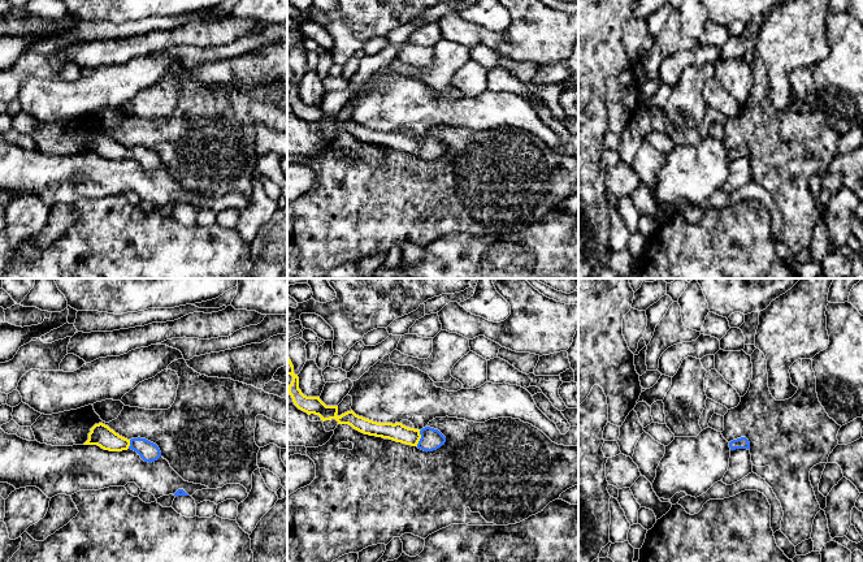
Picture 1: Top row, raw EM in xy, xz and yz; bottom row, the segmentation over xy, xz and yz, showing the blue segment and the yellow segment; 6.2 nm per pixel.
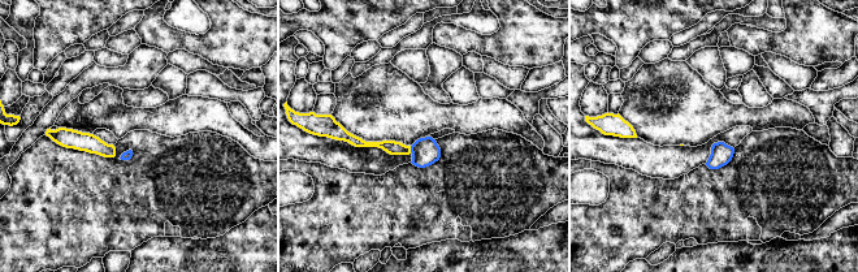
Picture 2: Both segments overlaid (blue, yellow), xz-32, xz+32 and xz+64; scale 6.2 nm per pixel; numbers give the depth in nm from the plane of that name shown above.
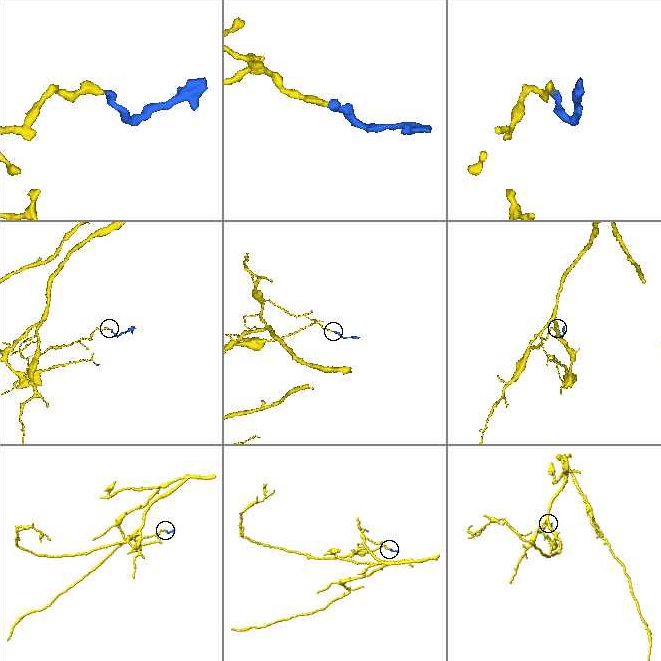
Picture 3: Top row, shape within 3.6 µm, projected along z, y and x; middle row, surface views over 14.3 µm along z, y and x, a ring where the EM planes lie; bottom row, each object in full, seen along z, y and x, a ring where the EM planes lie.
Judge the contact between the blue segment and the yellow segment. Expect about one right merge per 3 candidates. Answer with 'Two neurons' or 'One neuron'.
One neuron

